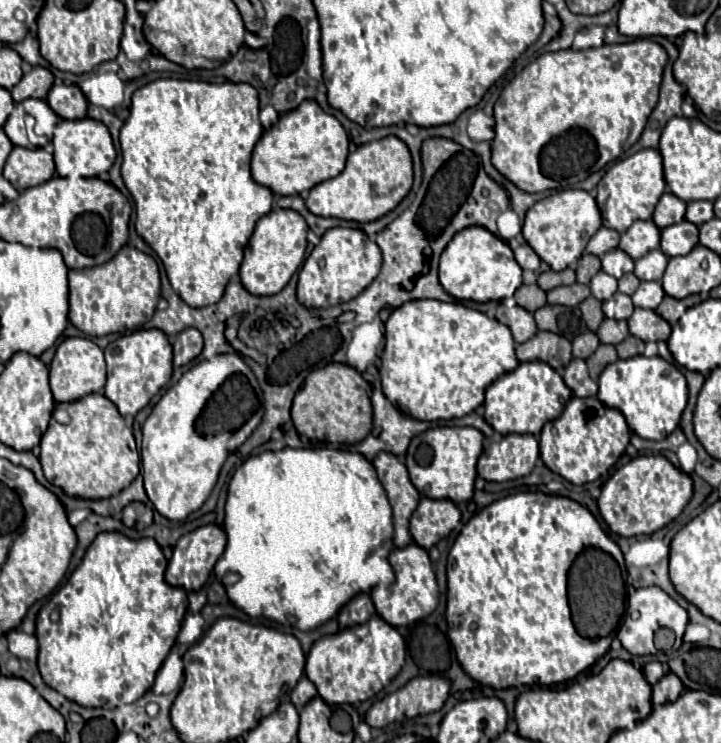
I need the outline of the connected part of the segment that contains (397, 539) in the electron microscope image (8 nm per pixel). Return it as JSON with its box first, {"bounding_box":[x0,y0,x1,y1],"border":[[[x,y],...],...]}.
{"bounding_box":[372,451,420,547],"border":[[[386,451],[378,453],[372,465],[378,471],[380,483],[386,489],[392,511],[394,511],[394,545],[406,547],[412,543],[408,521],[420,501],[420,493],[410,483],[406,465],[400,463],[398,457],[394,457],[392,453],[386,453]]]}

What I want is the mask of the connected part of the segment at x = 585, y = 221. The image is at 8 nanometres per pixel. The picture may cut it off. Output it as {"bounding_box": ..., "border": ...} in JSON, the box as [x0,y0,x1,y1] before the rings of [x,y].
{"bounding_box":[522,189,602,271],"border":[[[568,189],[538,201],[530,213],[526,213],[522,235],[526,243],[538,253],[538,257],[550,265],[552,271],[562,271],[580,259],[586,243],[600,227],[602,217],[594,197],[580,189]]]}

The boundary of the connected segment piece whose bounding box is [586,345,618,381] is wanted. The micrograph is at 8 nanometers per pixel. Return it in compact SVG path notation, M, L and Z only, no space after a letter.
M600 345L600 347L596 349L596 353L594 353L590 359L586 359L588 369L590 369L590 377L594 377L594 381L598 381L602 369L604 369L606 365L614 363L614 361L618 361L618 355L616 355L614 345Z

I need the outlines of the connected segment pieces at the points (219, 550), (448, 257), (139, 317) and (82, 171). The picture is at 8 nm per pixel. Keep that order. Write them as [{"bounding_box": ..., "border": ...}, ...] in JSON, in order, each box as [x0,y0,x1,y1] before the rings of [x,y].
[{"bounding_box":[166,525,226,591],"border":[[[206,525],[206,527],[192,531],[192,533],[182,535],[178,539],[178,543],[174,545],[174,553],[168,561],[166,581],[172,587],[182,587],[184,591],[198,591],[206,583],[206,579],[210,577],[214,563],[224,553],[224,547],[226,547],[226,535],[218,525]]]},{"bounding_box":[438,227,522,301],"border":[[[484,227],[462,229],[444,249],[438,273],[444,291],[460,301],[500,301],[512,297],[522,285],[522,269],[516,263],[512,249]]]},{"bounding_box":[68,245,160,337],"border":[[[124,245],[114,259],[92,269],[80,269],[68,273],[70,285],[70,323],[90,337],[102,337],[108,333],[134,331],[152,319],[160,299],[160,275],[156,261]]]},{"bounding_box":[52,117,116,177],"border":[[[90,117],[80,121],[60,121],[54,129],[52,147],[56,173],[60,177],[98,177],[100,173],[106,173],[116,159],[112,137],[106,125]]]}]

